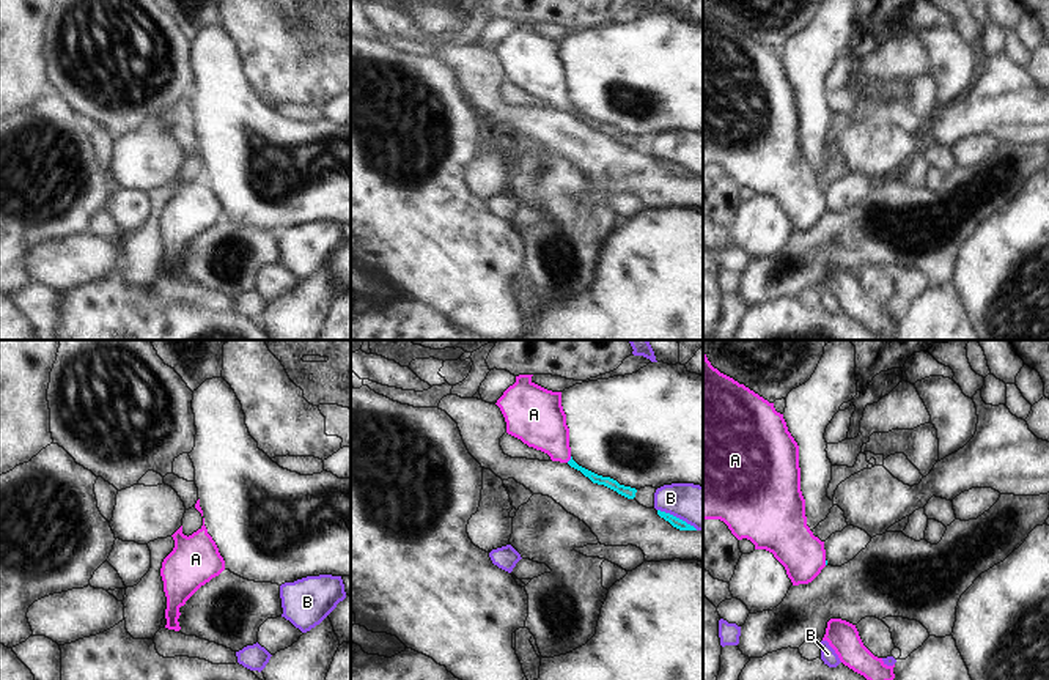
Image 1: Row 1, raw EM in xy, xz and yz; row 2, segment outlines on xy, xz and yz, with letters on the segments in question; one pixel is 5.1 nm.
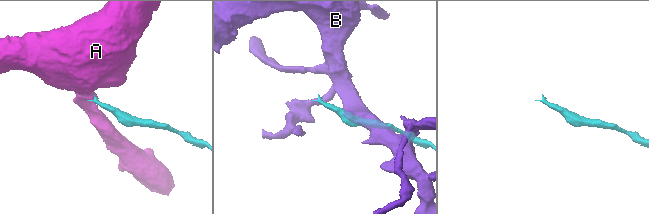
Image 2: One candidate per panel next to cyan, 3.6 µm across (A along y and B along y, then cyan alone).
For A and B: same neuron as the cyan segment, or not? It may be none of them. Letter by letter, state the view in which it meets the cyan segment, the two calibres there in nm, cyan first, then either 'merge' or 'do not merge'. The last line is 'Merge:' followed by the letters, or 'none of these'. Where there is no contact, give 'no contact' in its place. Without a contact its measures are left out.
A: xz | 50/260 nm | merge
B: xz | 50/220 nm | do not merge
Merge: A

